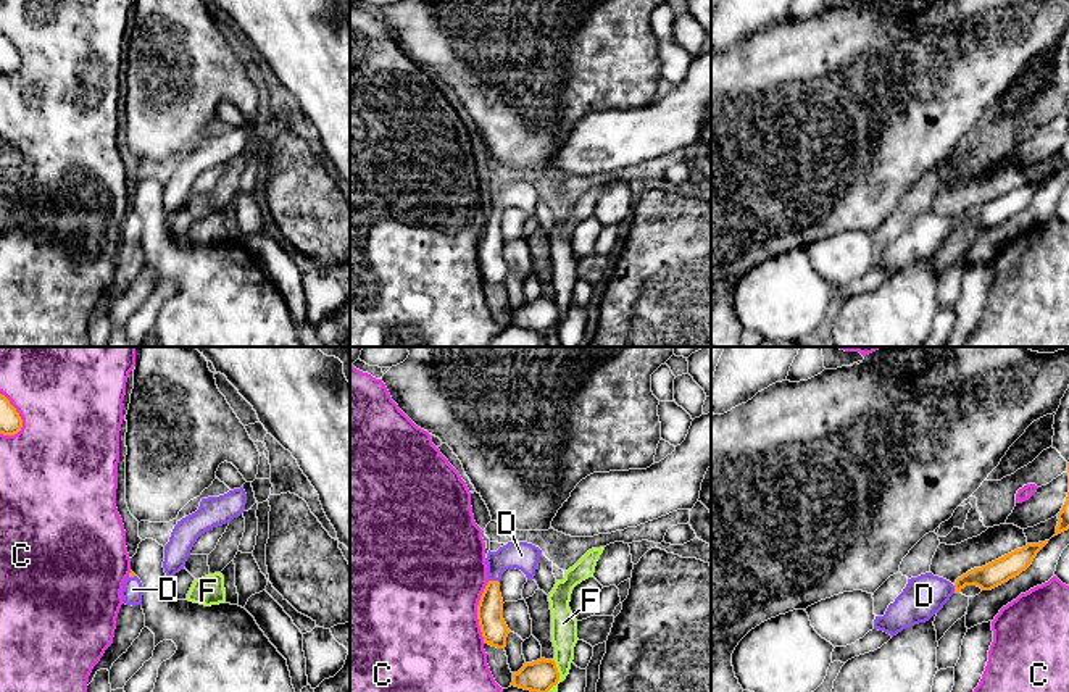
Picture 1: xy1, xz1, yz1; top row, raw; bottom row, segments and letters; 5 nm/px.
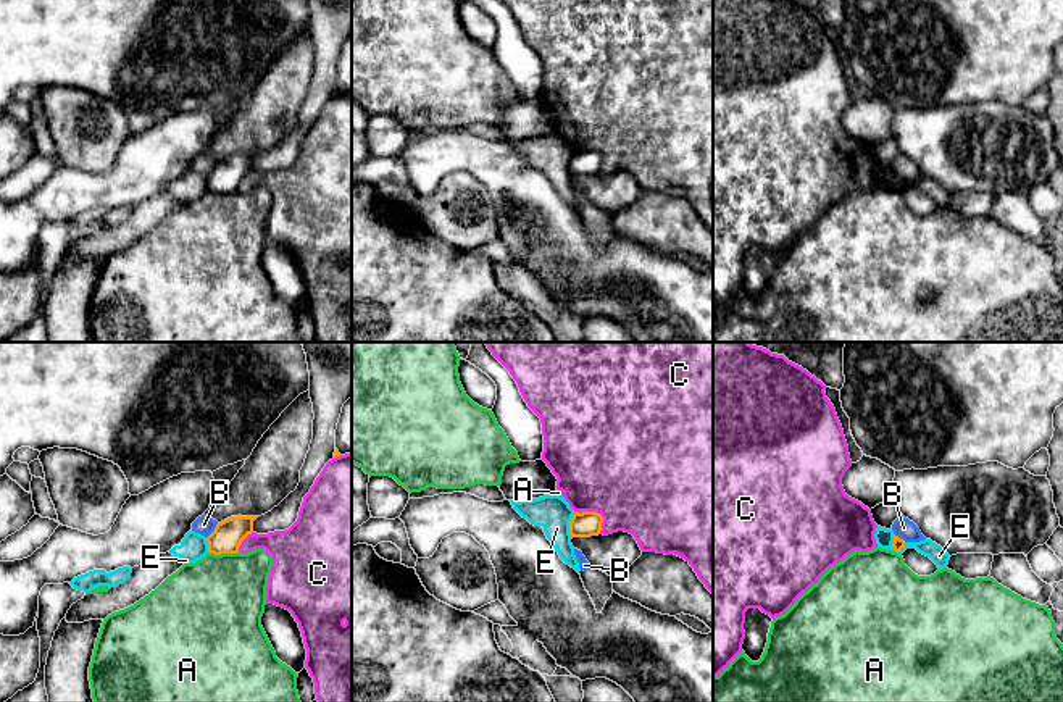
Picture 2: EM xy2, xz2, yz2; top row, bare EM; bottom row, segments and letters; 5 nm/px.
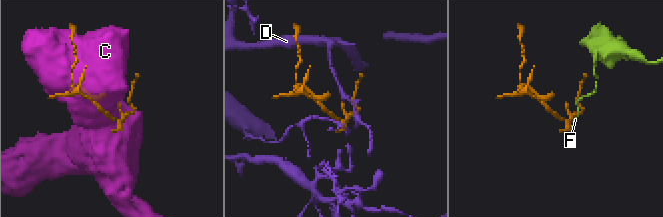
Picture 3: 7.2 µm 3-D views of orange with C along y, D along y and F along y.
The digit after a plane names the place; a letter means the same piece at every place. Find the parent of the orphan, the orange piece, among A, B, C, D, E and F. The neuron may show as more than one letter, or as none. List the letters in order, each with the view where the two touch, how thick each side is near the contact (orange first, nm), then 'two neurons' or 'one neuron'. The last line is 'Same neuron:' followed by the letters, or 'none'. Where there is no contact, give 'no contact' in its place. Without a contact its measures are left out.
A: xy2 | 150/460 nm | two neurons
B: xy2 | 150/90 nm | two neurons
C: xz1 | 130/500 nm | two neurons
D: xz1 | 130/140 nm | one neuron
E: xz2 | 130/180 nm | two neurons
F: xz1 | 160/130 nm | two neurons
Same neuron: D

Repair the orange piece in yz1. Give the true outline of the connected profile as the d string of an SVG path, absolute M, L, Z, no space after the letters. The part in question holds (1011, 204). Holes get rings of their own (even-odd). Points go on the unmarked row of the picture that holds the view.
M1048 179L1027 182L982 206L967 210L955 223L932 211L911 216L885 253L876 255L874 268L893 276L906 266L929 260L953 232L959 232L966 224L992 229L1025 210L1046 182Z

